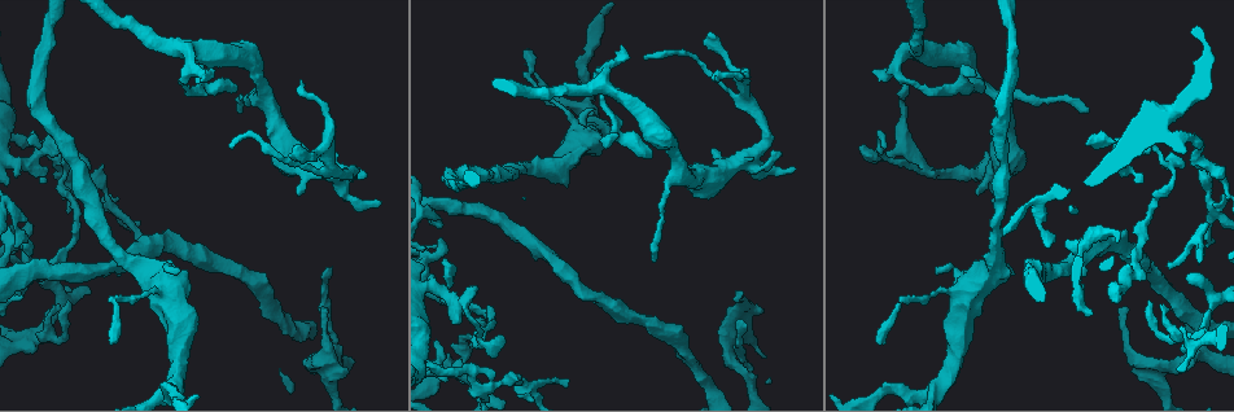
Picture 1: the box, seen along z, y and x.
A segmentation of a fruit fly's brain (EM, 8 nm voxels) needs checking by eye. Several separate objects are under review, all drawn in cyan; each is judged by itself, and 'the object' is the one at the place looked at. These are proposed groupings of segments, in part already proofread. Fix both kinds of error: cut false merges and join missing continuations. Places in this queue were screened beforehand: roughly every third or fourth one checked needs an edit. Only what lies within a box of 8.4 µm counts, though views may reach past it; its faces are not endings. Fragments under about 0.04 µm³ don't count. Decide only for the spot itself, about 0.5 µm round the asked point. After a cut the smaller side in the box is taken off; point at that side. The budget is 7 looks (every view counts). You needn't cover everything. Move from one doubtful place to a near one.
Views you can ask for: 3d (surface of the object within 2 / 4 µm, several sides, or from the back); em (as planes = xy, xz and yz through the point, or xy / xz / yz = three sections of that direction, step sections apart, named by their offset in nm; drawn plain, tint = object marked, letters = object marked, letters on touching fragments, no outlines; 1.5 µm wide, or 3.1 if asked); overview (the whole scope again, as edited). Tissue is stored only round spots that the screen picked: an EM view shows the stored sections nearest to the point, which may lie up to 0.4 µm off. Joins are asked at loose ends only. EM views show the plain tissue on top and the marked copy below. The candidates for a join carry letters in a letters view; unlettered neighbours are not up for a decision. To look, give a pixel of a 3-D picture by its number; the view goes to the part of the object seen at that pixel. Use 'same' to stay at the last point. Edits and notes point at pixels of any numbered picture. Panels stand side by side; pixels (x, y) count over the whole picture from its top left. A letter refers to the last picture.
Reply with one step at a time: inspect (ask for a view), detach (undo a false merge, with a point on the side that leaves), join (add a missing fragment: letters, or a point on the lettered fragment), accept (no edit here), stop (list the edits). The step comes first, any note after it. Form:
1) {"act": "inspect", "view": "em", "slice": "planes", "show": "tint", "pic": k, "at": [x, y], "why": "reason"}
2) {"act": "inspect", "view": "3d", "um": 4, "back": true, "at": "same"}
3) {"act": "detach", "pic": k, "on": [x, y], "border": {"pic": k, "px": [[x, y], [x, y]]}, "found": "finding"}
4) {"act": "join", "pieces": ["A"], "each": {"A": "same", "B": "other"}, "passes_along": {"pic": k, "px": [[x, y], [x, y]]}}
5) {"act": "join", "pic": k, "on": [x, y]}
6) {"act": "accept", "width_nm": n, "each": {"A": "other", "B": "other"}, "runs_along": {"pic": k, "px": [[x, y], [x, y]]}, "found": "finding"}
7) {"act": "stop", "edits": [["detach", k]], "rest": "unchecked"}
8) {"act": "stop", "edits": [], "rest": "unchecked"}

{"act": "inspect", "view": "3d", "um": 2, "back": true, "pic": 1, "at": [883, 147], "why": "thin end"}

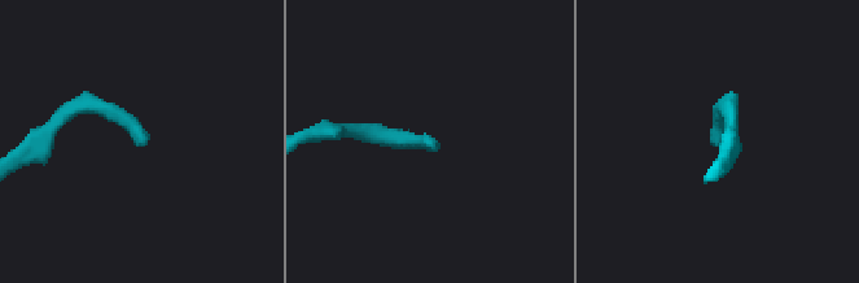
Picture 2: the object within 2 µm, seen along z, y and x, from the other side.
{"act": "inspect", "view": "em", "slice": "yz", "step": 8, "show": "tint", "pic": 2, "at": [434, 151]}

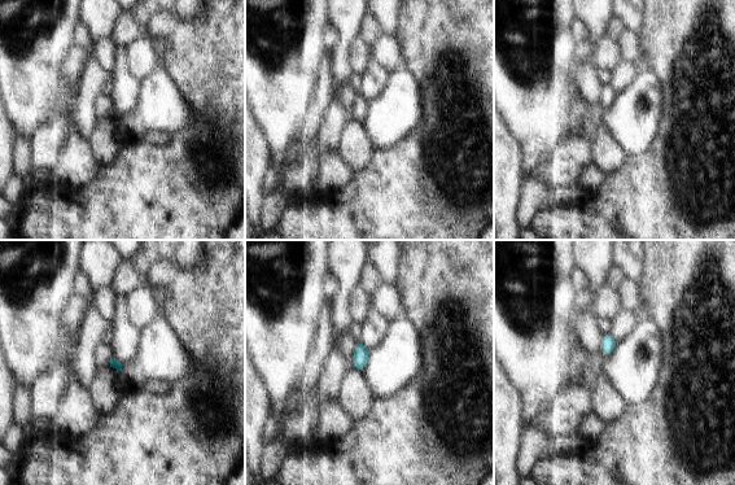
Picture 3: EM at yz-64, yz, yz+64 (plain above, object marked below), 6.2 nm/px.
{"act": "inspect", "view": "em", "slice": "planes", "show": "letters", "at": "same"}

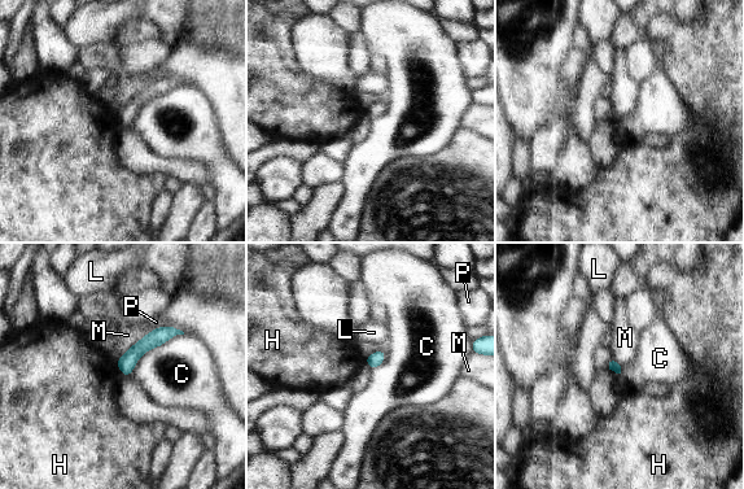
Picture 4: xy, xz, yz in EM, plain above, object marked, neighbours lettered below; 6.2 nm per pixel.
{"act": "accept", "each": {"C": "other", "H": "other", "L": "other", "M": "other", "P": "other"}, "runs_along": {"pic": 4, "px": [[174, 331], [143, 345], [125, 371]]}, "found": "none of them fits"}

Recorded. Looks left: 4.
{"act": "inspect", "view": "3d", "um": 4, "pic": 1, "at": [937, 270], "why": "tapers out"}

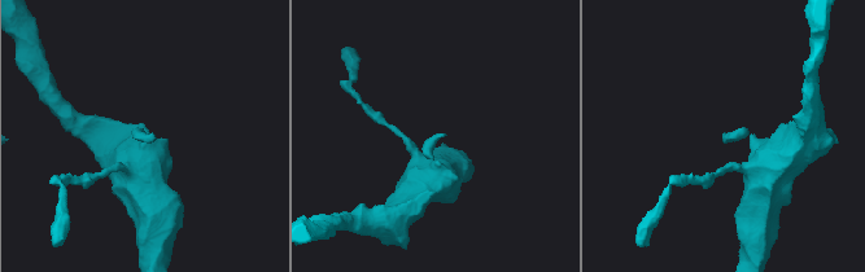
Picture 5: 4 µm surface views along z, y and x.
{"act": "inspect", "view": "em", "slice": "yz", "step": 8, "show": "letters", "pic": 5, "at": [726, 135]}

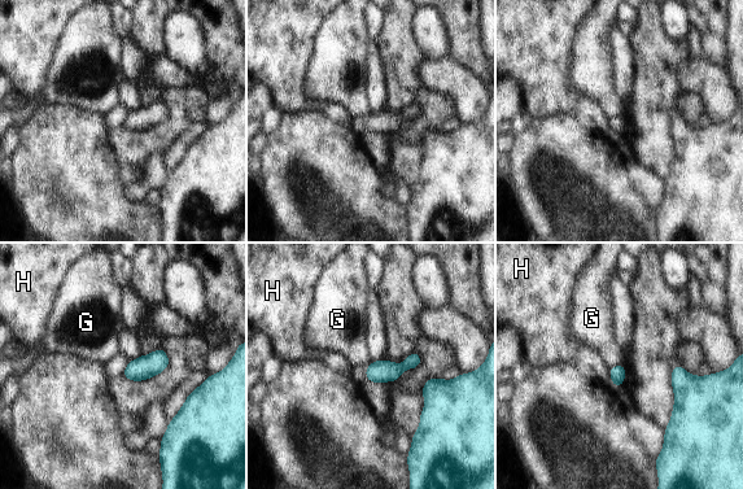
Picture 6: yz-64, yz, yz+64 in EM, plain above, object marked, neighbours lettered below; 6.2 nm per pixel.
{"act": "inspect", "view": "em", "slice": "planes", "show": "letters", "at": "same"}

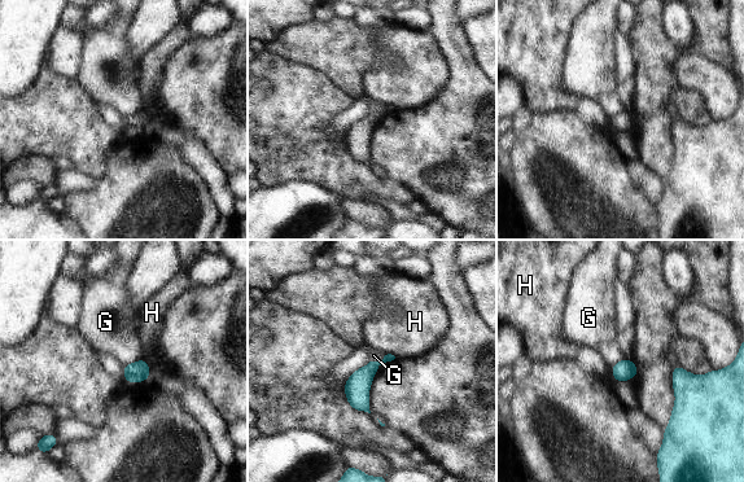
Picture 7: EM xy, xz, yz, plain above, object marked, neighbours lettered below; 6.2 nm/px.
{"act": "accept", "each": {"G": "other", "H": "other"}, "found": "none of them fits"}

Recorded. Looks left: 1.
{"act": "stop", "edits": [], "rest": "unchecked"}

